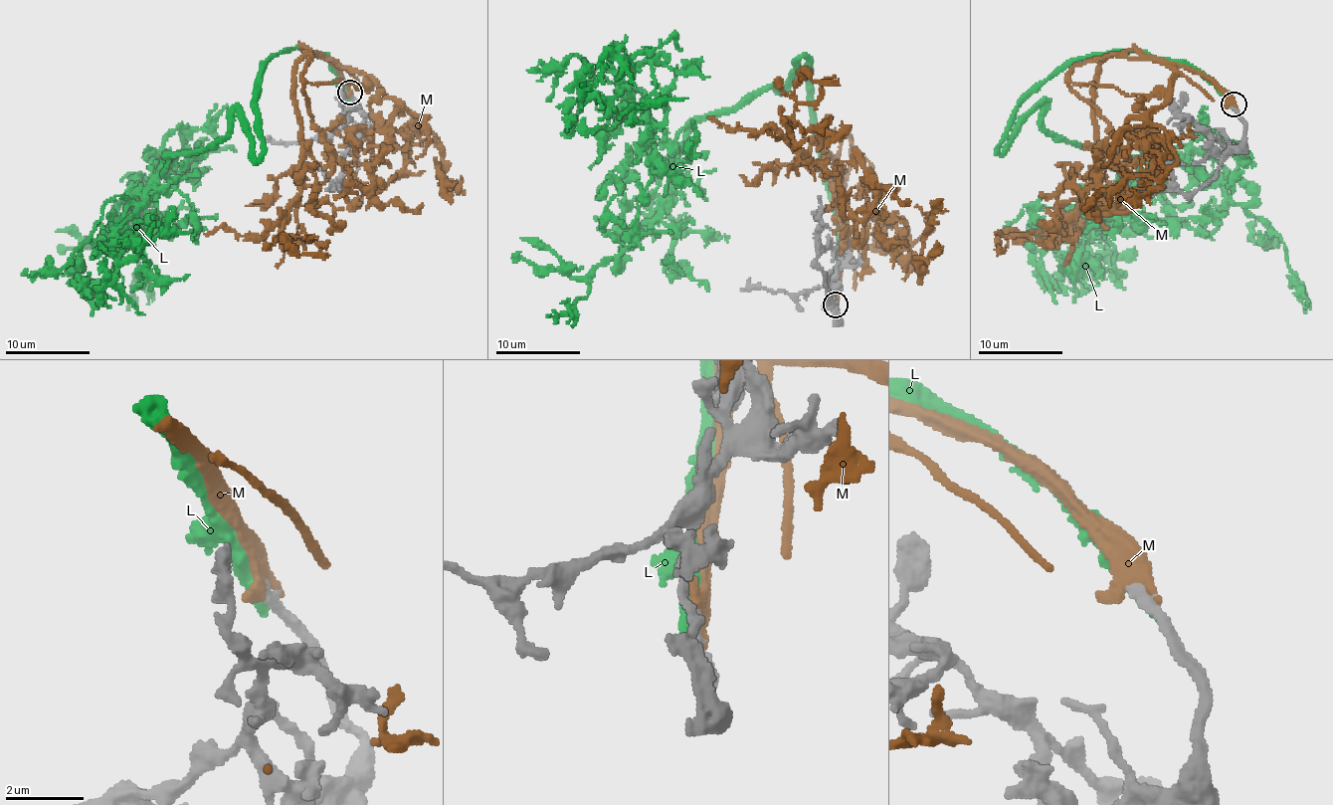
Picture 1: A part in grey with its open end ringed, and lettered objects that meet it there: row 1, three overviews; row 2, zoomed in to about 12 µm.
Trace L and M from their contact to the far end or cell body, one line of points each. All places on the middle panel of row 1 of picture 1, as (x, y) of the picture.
L: (834, 304), (837, 220), (801, 57), (783, 88), (696, 122), (650, 227), (594, 270), (585, 297), (546, 314)
M: (835, 303), (843, 169), (828, 154), (810, 163), (788, 138), (787, 120), (804, 71), (840, 85)

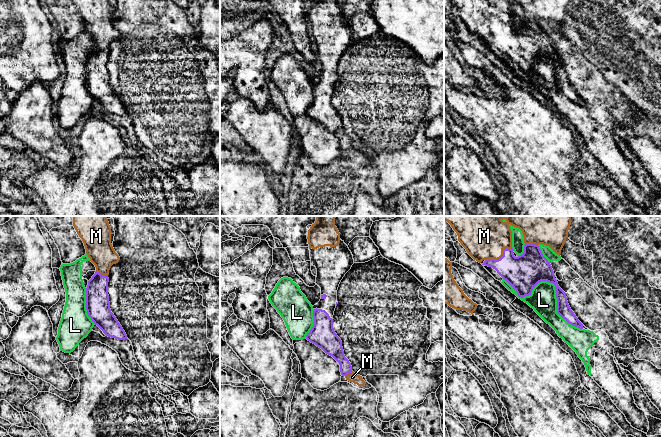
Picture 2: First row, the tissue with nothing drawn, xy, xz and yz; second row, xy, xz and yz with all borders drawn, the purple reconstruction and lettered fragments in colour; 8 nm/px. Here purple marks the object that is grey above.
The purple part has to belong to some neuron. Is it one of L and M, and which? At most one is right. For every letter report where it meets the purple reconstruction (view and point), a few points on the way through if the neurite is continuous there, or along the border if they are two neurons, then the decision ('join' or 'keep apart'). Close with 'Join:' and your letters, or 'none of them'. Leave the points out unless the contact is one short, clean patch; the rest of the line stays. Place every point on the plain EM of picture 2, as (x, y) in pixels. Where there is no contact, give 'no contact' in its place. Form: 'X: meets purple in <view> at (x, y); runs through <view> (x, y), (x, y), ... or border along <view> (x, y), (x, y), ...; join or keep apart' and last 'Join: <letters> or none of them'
L: meets purple in yz at (553, 59); keep apart
M: meets purple in yz at (500, 34); join
Join: M

